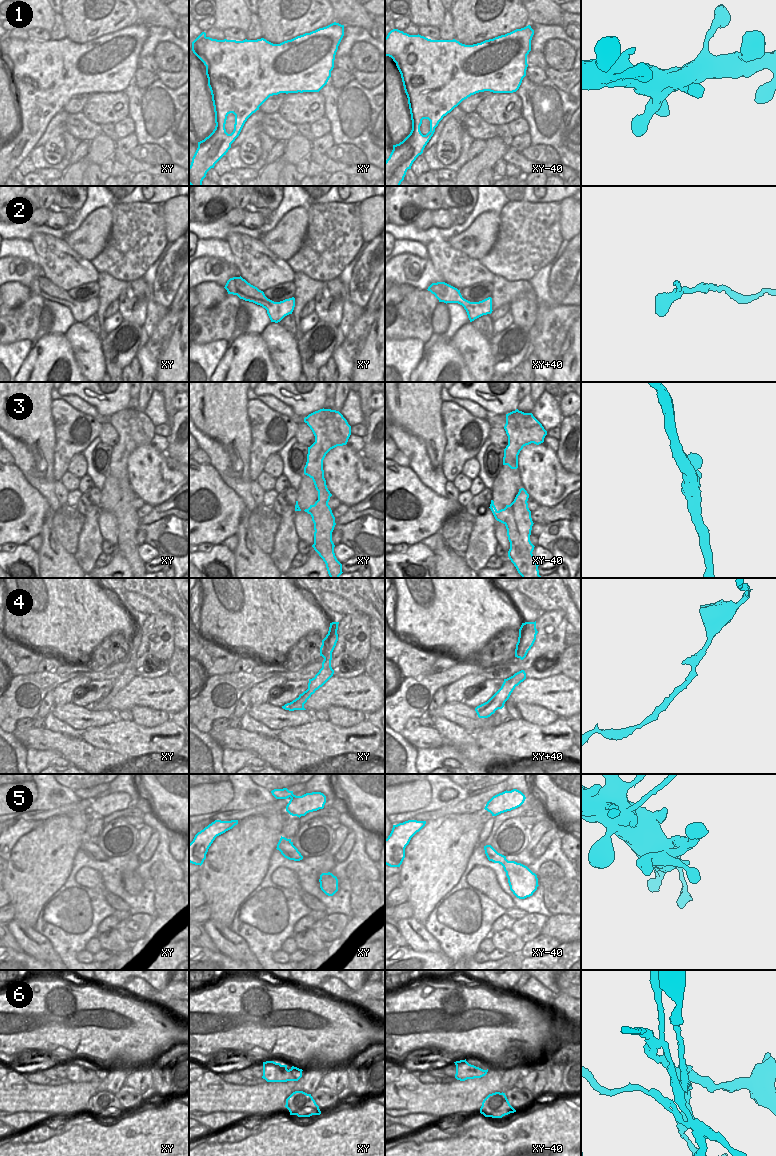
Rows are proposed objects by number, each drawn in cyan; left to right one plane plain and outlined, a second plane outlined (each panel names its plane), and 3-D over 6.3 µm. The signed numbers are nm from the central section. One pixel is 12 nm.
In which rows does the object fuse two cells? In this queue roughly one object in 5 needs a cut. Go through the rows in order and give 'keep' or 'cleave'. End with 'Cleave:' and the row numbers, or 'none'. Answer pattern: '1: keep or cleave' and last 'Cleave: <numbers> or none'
1: keep
2: keep
3: keep
4: keep
5: keep
6: cleave
Cleave: 6

